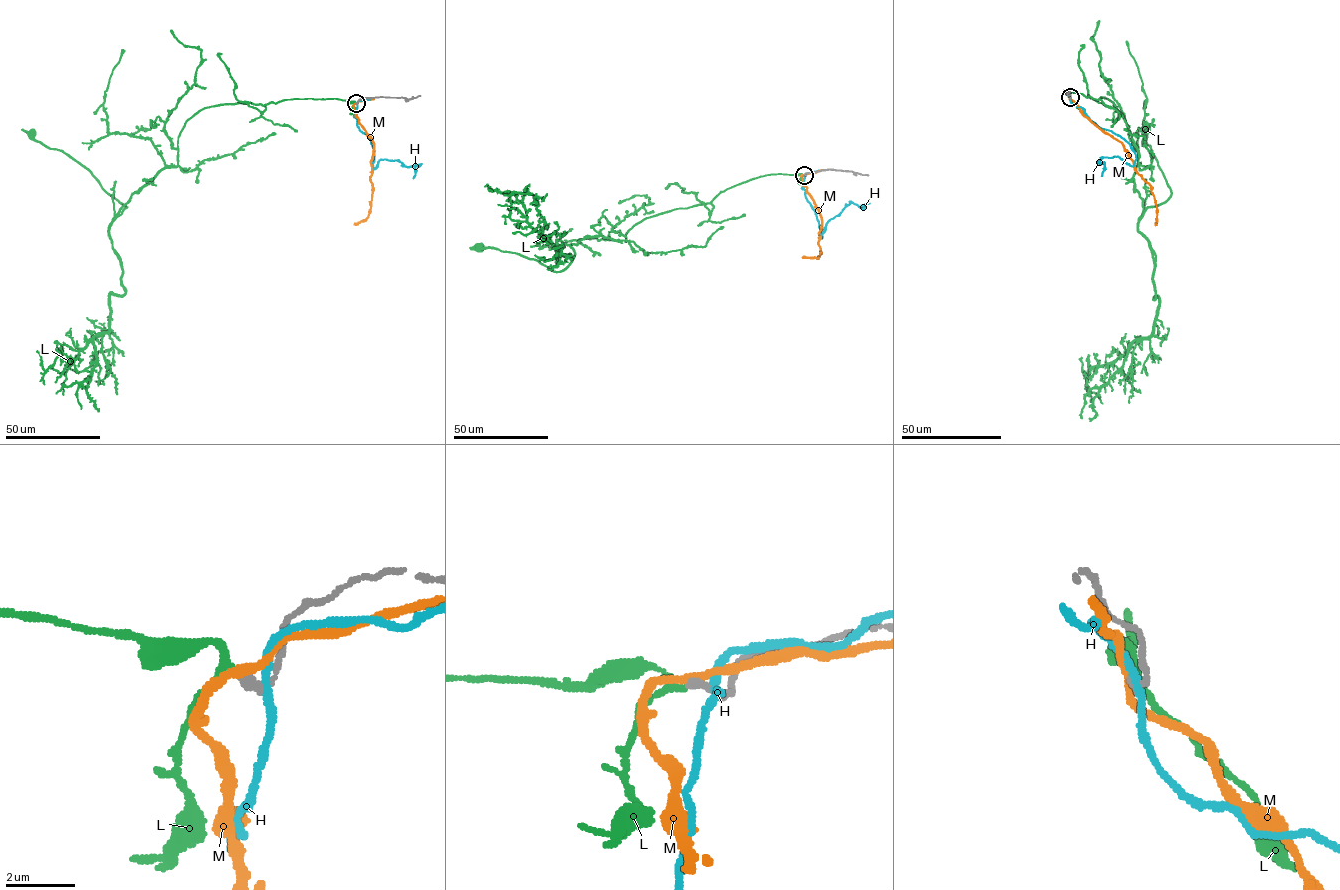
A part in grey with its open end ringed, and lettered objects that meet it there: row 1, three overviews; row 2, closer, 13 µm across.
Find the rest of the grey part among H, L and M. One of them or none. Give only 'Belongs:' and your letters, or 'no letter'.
Belongs: L

